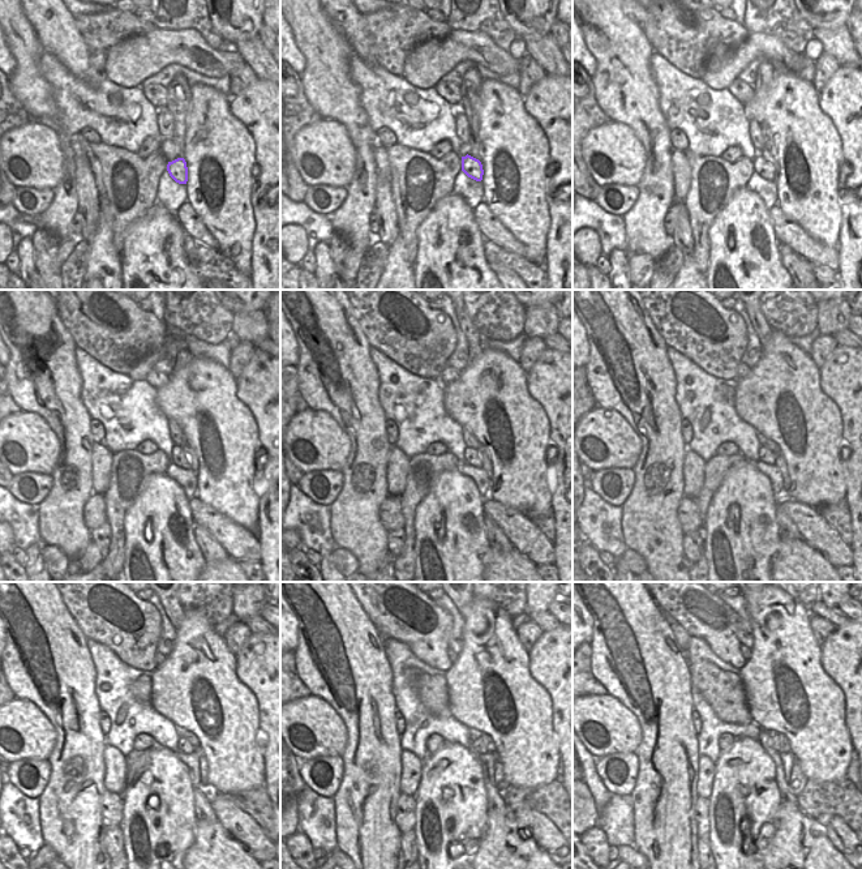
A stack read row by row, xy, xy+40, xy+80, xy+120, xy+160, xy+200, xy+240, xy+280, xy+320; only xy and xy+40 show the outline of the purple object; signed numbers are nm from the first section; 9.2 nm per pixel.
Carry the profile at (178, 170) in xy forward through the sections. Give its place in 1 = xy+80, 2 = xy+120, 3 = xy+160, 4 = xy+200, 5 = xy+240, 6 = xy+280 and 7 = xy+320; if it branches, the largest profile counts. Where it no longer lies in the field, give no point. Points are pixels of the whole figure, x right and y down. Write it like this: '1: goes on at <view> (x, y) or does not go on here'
1: goes on at xy+80 (764, 168)
2: goes on at xy+120 (179, 457)
3: goes on at xy+160 (472, 457)
4: goes on at xy+200 (768, 448)
5: goes on at xy+240 (188, 743)
6: goes on at xy+280 (481, 743)
7: goes on at xy+320 (777, 741)

